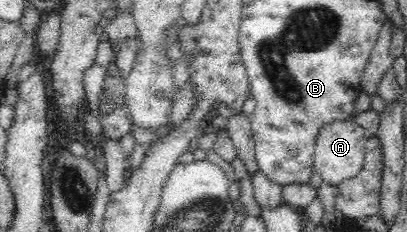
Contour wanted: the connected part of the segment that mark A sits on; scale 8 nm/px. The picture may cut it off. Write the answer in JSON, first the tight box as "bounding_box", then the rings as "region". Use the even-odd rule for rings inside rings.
{"bounding_box":[313,119,367,186],"region":[[[350,119],[326,124],[320,130],[316,138],[313,168],[320,174],[323,182],[338,186],[343,180],[356,176],[362,170],[366,159],[367,137],[364,127]]]}

